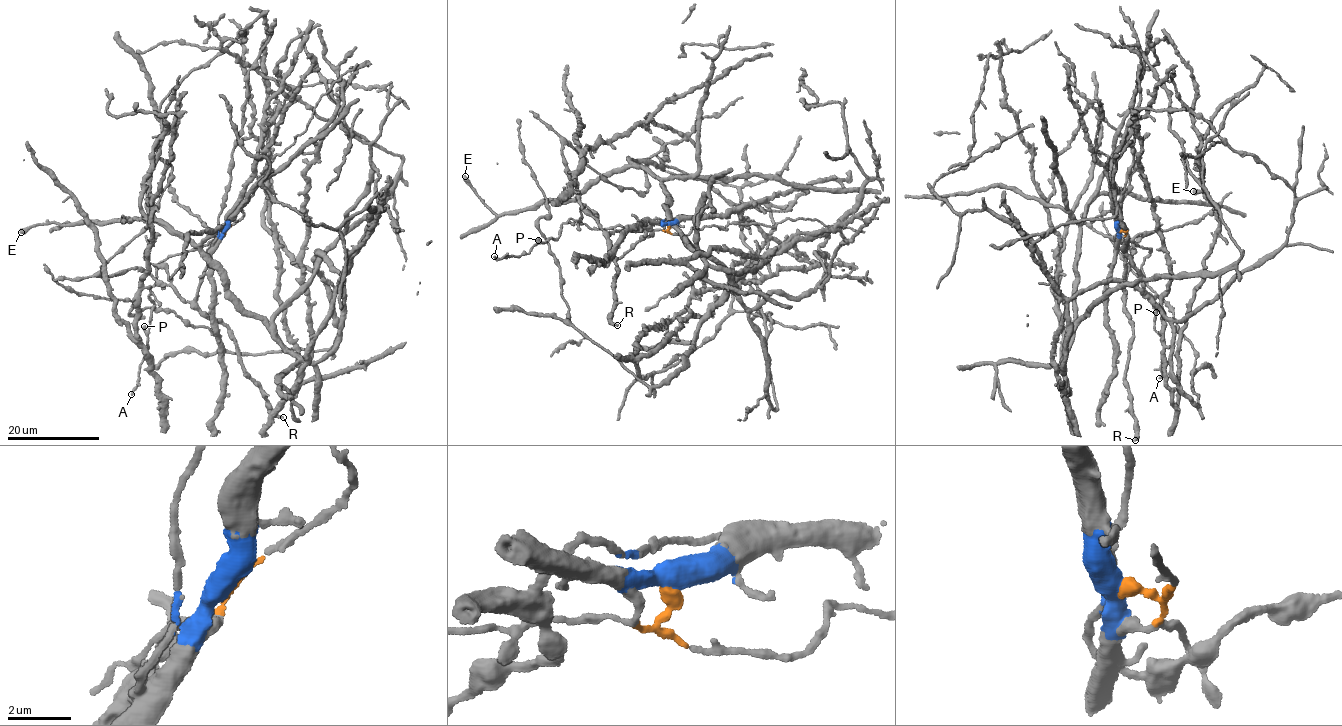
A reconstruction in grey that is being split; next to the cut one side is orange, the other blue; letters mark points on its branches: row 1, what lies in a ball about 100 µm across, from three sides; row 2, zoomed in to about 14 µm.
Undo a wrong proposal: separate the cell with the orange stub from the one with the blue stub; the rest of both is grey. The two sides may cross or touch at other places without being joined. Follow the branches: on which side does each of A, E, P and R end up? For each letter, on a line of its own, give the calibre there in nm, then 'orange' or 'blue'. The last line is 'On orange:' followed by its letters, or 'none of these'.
A: 200 nm thick; orange
E: 600 nm thick; blue
P: 320 nm thick; orange
R: 260 nm thick; blue
On orange: A, P

